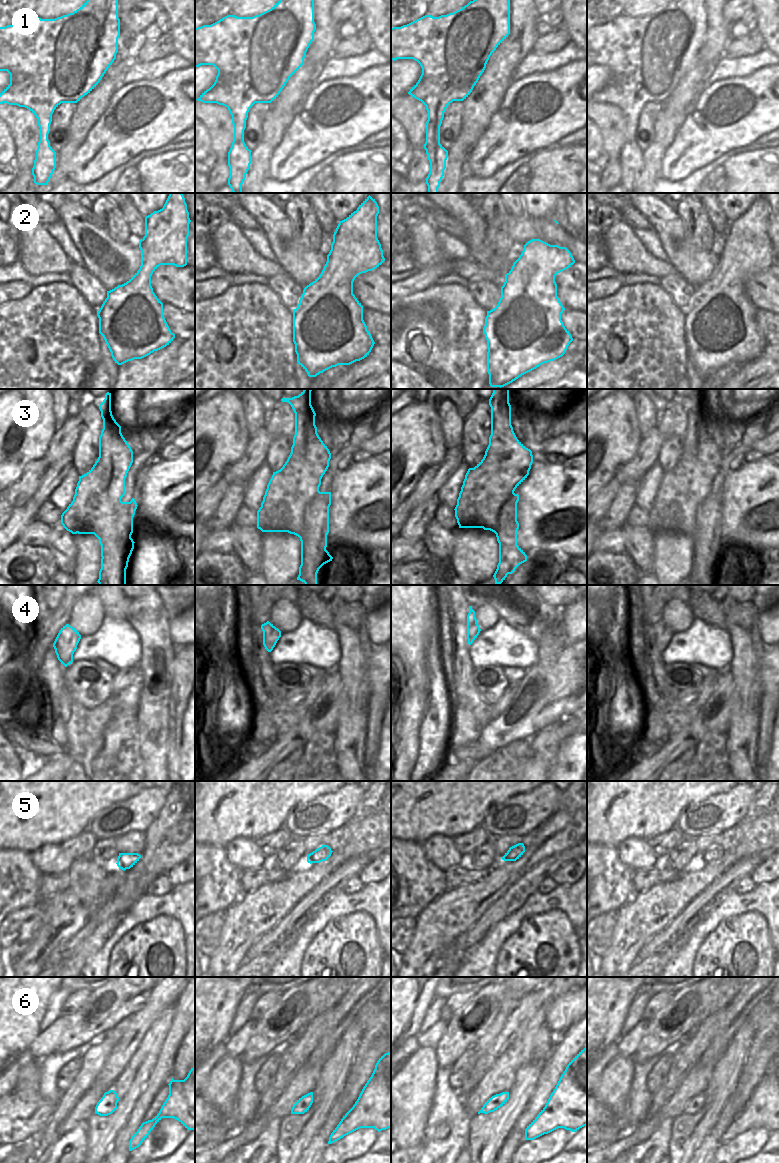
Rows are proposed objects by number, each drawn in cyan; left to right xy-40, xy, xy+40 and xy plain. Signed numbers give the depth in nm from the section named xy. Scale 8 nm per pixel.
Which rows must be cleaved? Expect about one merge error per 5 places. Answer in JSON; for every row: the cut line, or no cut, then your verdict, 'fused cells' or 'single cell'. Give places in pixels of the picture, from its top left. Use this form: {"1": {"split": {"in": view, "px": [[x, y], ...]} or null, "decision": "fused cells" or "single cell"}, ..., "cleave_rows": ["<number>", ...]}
{"1": {"split": null, "decision": "single cell"}, "2": {"split": null, "decision": "single cell"}, "3": {"split": {"in": "xy-40", "px": [[91, 505], [105, 516], [108, 535], [104, 540], [102, 556]]}, "decision": "fused cells"}, "4": {"split": null, "decision": "single cell"}, "5": {"split": null, "decision": "single cell"}, "6": {"split": null, "decision": "single cell"}, "cleave_rows": ["3"]}

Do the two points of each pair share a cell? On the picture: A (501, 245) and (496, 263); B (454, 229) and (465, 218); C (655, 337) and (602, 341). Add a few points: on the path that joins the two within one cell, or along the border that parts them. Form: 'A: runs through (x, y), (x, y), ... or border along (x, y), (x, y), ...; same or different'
A: border along (486, 234), (487, 245), (494, 252), (504, 255); different
B: border along (442, 209), (464, 228), (464, 242); different
C: runs through (642, 337), (624, 337), (615, 333); same

